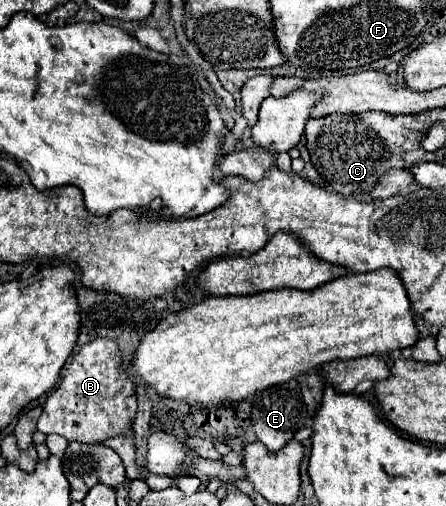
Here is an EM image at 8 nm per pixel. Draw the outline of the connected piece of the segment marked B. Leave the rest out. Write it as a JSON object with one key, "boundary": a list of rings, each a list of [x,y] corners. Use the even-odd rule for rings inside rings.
{"boundary":[[[96,338],[84,344],[66,368],[60,384],[48,394],[38,430],[44,434],[60,434],[76,442],[104,442],[126,428],[132,430],[136,416],[136,390],[132,378],[120,368],[122,354],[114,340]]]}

